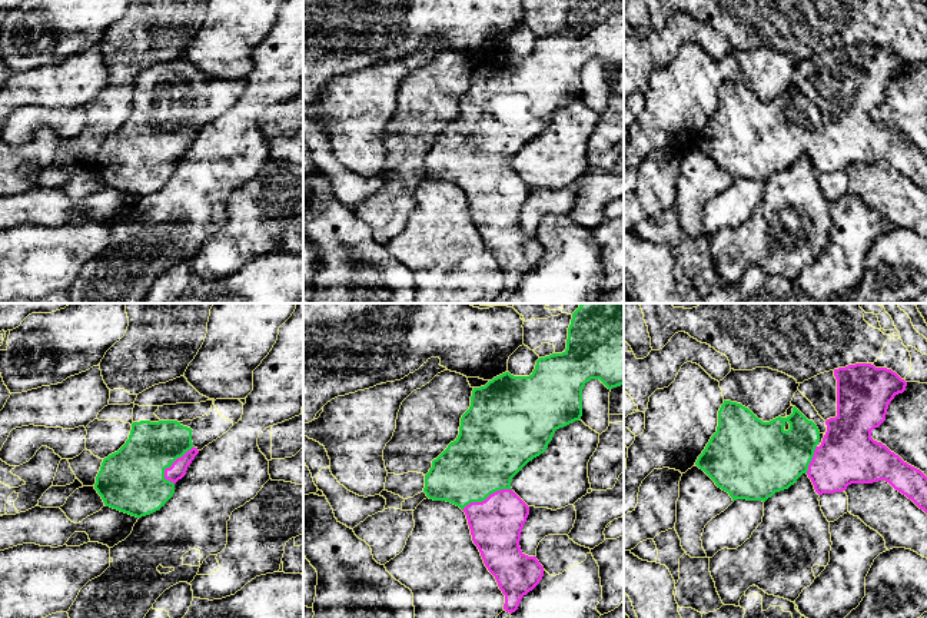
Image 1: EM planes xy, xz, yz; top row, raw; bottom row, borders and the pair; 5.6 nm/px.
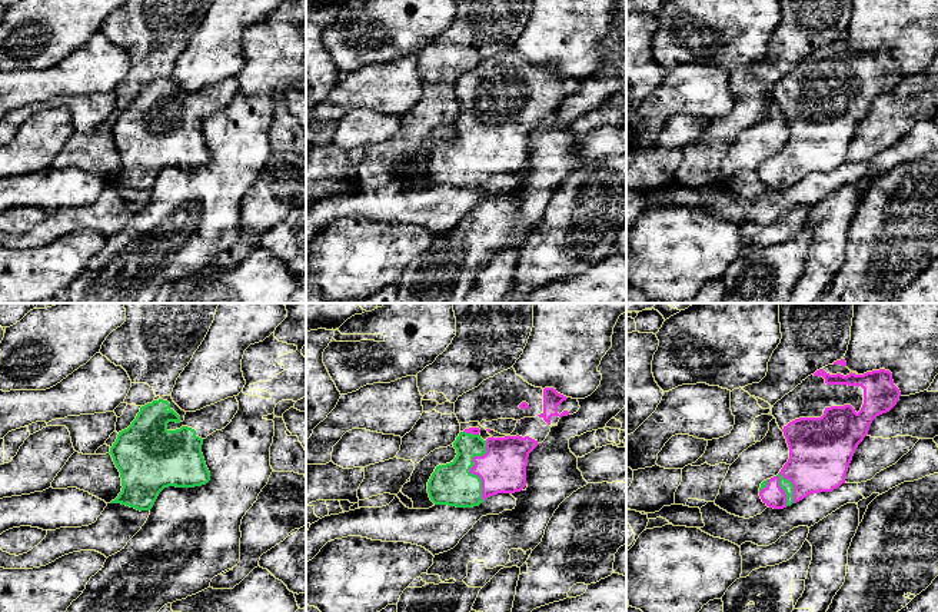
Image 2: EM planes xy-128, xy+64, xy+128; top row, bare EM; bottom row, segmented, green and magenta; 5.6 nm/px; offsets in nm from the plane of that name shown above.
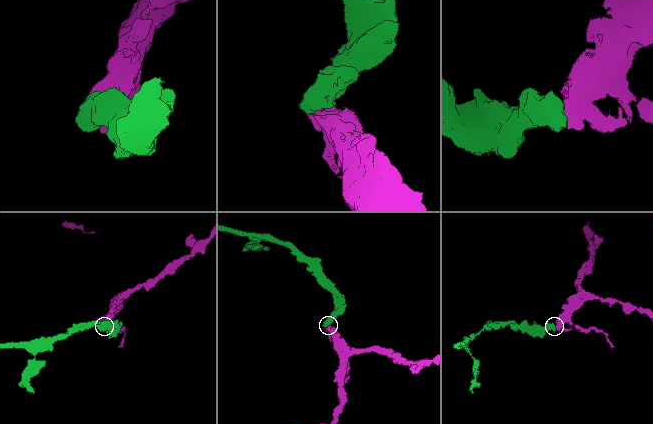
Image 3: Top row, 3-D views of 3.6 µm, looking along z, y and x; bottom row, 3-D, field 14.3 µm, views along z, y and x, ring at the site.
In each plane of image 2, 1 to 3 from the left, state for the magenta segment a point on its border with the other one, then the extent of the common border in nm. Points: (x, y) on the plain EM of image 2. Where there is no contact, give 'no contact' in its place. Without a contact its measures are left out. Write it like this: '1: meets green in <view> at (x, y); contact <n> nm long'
1: no contact
2: meets green in xy+64 at (469, 149); contact 340 nm long
3: meets green in xy+128 at (782, 168); contact 200 nm long

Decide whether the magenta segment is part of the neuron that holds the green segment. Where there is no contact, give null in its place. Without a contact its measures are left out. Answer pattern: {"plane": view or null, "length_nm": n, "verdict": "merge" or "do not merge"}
{"plane": "xz", "length_nm": 300, "verdict": "merge"}

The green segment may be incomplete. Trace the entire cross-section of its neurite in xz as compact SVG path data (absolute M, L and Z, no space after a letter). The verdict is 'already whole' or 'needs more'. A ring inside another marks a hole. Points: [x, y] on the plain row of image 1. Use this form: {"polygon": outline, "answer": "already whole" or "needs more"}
{"polygon": "M571 0L566 29L539 37L529 56L505 52L485 66L474 67L471 86L461 97L458 117L432 140L432 147L425 154L423 172L429 179L451 182L465 192L472 220L505 275L504 289L509 293L518 289L522 276L544 256L544 246L536 236L525 235L519 226L529 186L512 170L512 157L546 130L556 109L581 99L582 69L591 59L599 59L608 69L624 64L624 0Z", "answer": "needs more"}

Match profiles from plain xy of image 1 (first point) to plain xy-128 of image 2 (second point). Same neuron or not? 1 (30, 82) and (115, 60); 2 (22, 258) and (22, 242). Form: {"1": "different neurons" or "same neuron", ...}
{"1": "same neuron", "2": "different neurons"}

